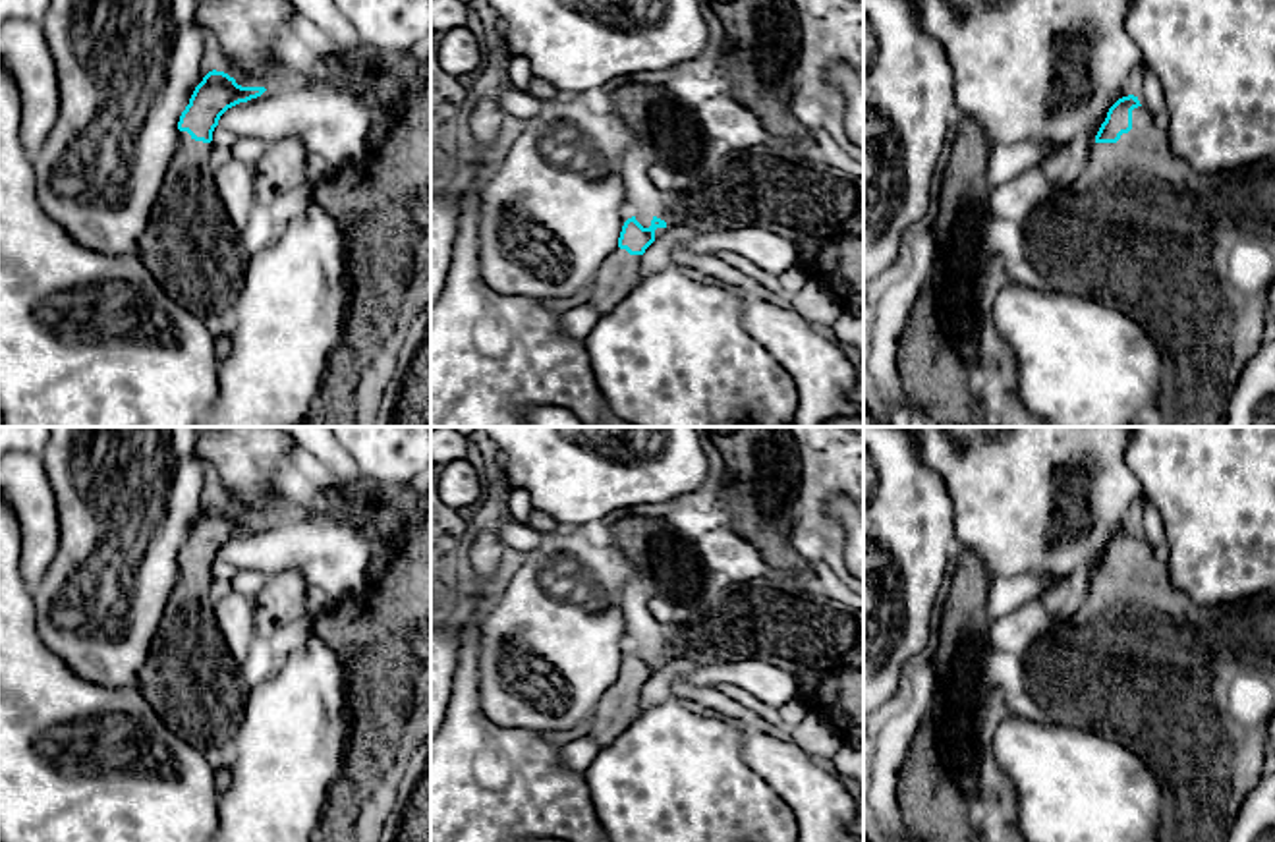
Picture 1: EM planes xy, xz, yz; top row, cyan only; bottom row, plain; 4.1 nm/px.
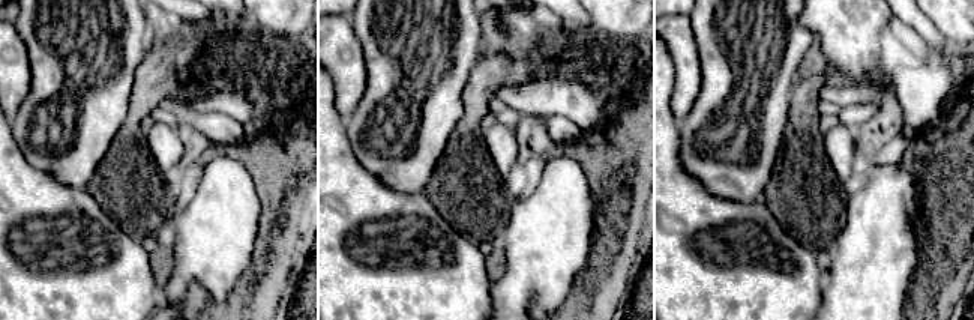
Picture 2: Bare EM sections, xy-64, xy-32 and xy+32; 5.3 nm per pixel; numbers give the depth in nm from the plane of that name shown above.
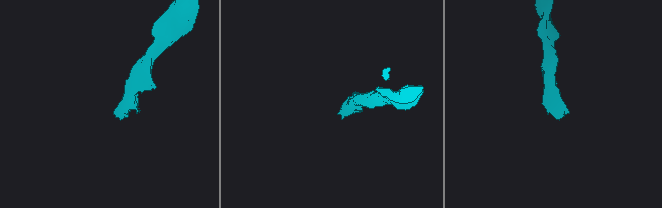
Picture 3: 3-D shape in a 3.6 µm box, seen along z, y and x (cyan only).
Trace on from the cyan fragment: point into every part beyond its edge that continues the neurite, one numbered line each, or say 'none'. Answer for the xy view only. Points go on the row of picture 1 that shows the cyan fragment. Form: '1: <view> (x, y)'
1: xy (196, 253)

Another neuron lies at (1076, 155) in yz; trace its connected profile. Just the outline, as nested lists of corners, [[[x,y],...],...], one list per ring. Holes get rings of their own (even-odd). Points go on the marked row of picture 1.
[[[1076,141],[1062,151],[1064,174],[1066,178],[1076,178],[1088,164],[1091,154],[1091,145],[1088,141]]]

